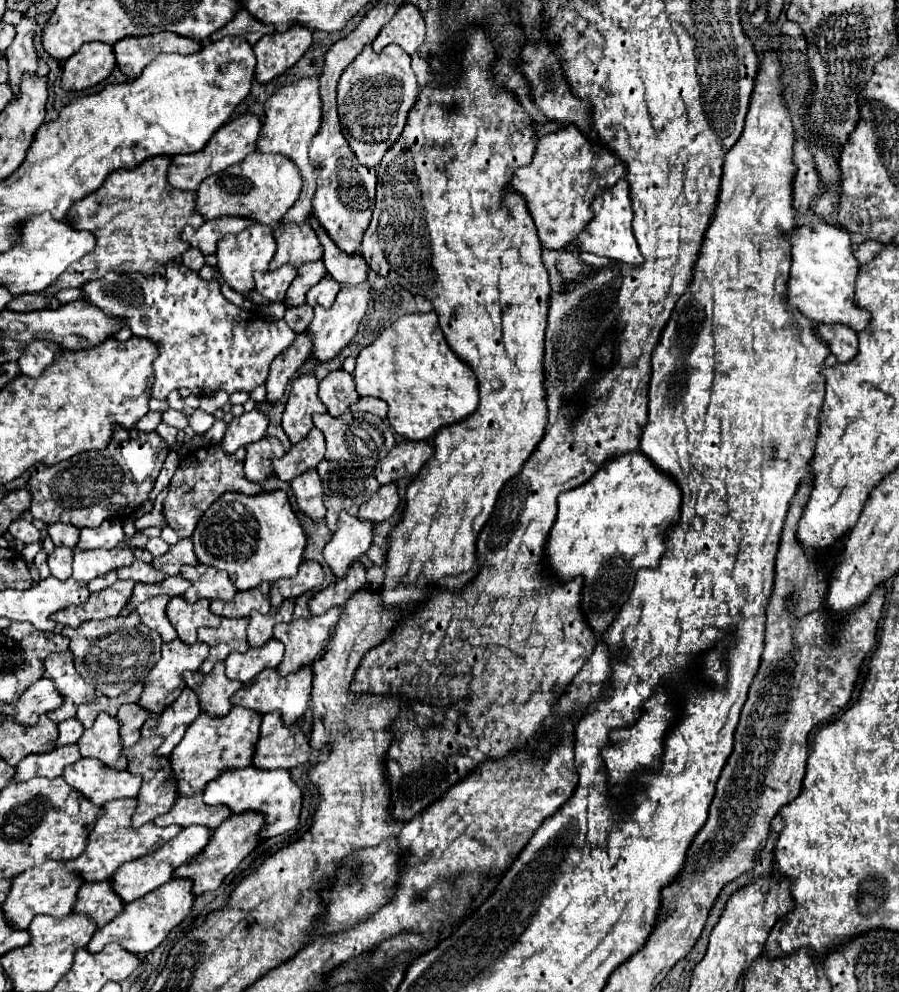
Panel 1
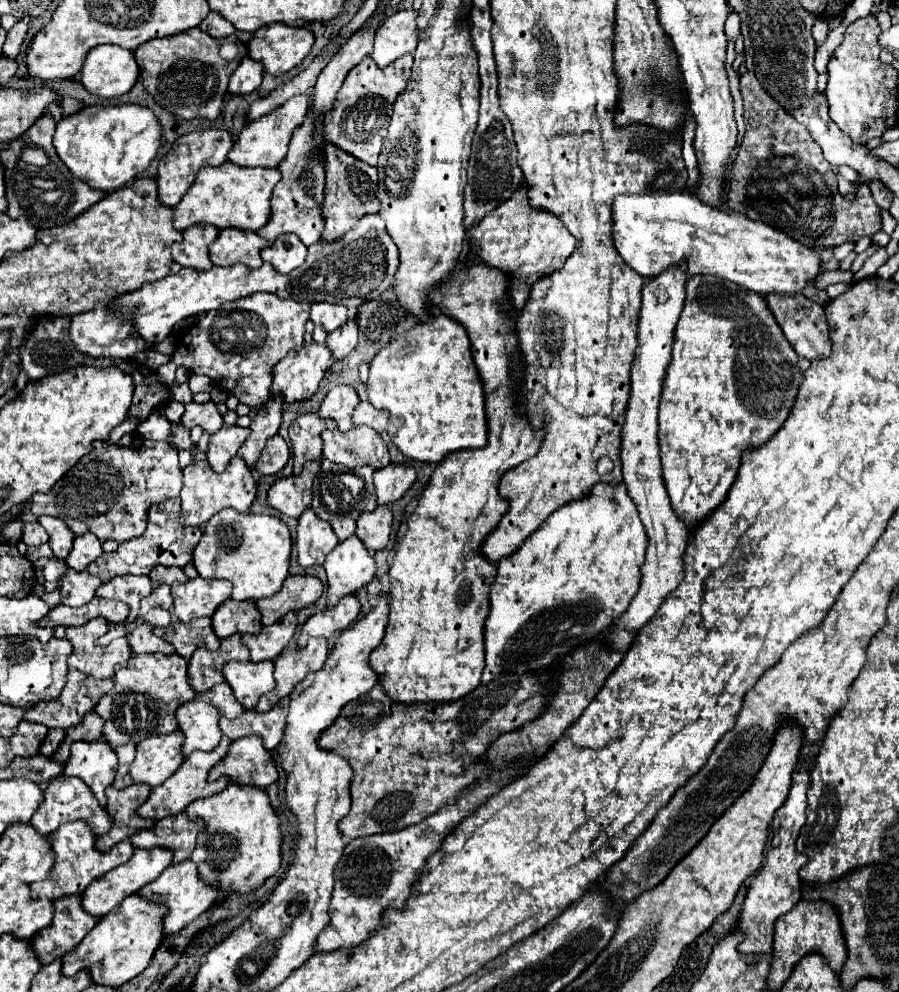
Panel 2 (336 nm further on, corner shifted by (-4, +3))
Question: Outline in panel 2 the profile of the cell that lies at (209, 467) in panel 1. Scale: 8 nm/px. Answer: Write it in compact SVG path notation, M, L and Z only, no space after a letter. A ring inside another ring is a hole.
M235 456L231 460L231 464L227 466L225 472L215 472L211 470L207 460L199 460L199 462L191 462L185 470L183 470L183 488L181 488L181 518L179 522L183 526L197 526L201 528L215 512L219 512L221 508L237 508L239 512L249 512L253 500L257 494L257 482L253 478L251 468L245 464L243 458Z

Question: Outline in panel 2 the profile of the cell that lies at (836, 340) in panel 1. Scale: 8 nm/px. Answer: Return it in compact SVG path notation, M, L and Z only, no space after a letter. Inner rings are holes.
M777 294L765 296L767 306L773 310L785 338L793 346L793 350L809 360L827 358L831 354L831 338L829 338L829 324L825 318L825 310L821 304L809 298L779 298Z

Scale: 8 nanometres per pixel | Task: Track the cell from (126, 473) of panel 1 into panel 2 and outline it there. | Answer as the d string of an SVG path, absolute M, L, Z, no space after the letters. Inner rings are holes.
M95 440L91 454L83 456L49 492L37 492L33 494L31 512L35 516L55 516L61 518L75 536L81 536L85 532L93 532L101 542L107 538L115 538L119 542L127 538L135 538L143 534L143 528L147 526L147 510L151 504L179 496L183 474L179 470L177 450L167 442L153 442L153 440L141 440L139 446L119 446L109 440Z

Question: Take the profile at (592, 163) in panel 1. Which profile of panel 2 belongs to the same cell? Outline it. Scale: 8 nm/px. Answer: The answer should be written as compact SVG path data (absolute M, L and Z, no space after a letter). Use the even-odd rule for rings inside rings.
M521 184L511 194L511 198L507 198L505 202L501 202L501 206L497 206L491 214L487 214L483 222L479 222L479 226L469 230L469 242L479 246L477 254L489 266L509 272L515 278L515 282L511 284L511 298L517 310L525 306L531 286L539 278L563 266L563 262L573 254L577 246L577 238L573 238L567 232L567 228L559 222L559 218L555 218L551 212L543 208L533 208L529 204L525 184Z

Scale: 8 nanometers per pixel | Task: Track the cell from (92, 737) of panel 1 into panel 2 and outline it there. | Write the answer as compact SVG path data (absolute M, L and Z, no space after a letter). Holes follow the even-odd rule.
M107 740L73 742L71 758L67 760L65 774L81 778L99 802L107 802L105 788L113 784L117 772L117 756Z

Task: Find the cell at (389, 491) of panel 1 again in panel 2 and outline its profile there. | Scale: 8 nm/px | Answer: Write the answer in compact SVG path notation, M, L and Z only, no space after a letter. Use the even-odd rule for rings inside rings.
M377 506L375 512L363 512L357 518L357 530L355 536L361 538L361 542L367 546L367 550L381 550L389 542L393 524L393 512L391 506Z

